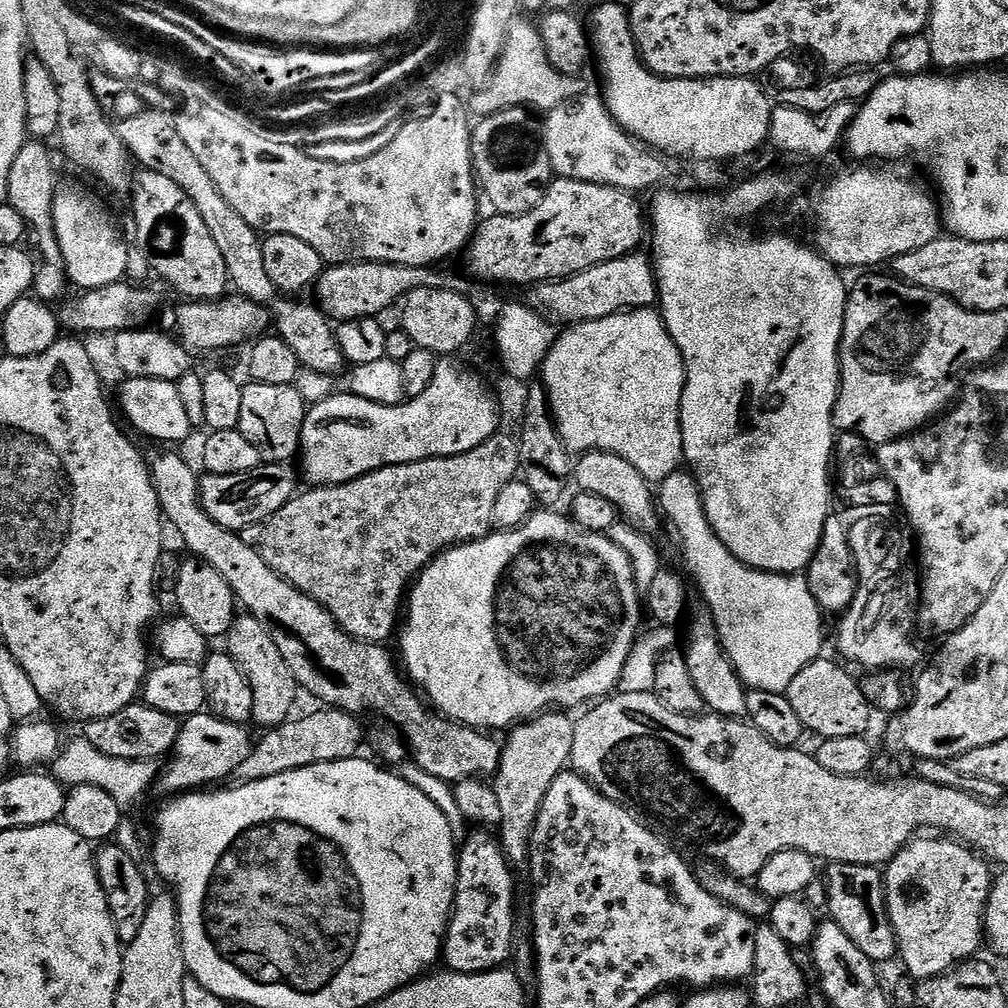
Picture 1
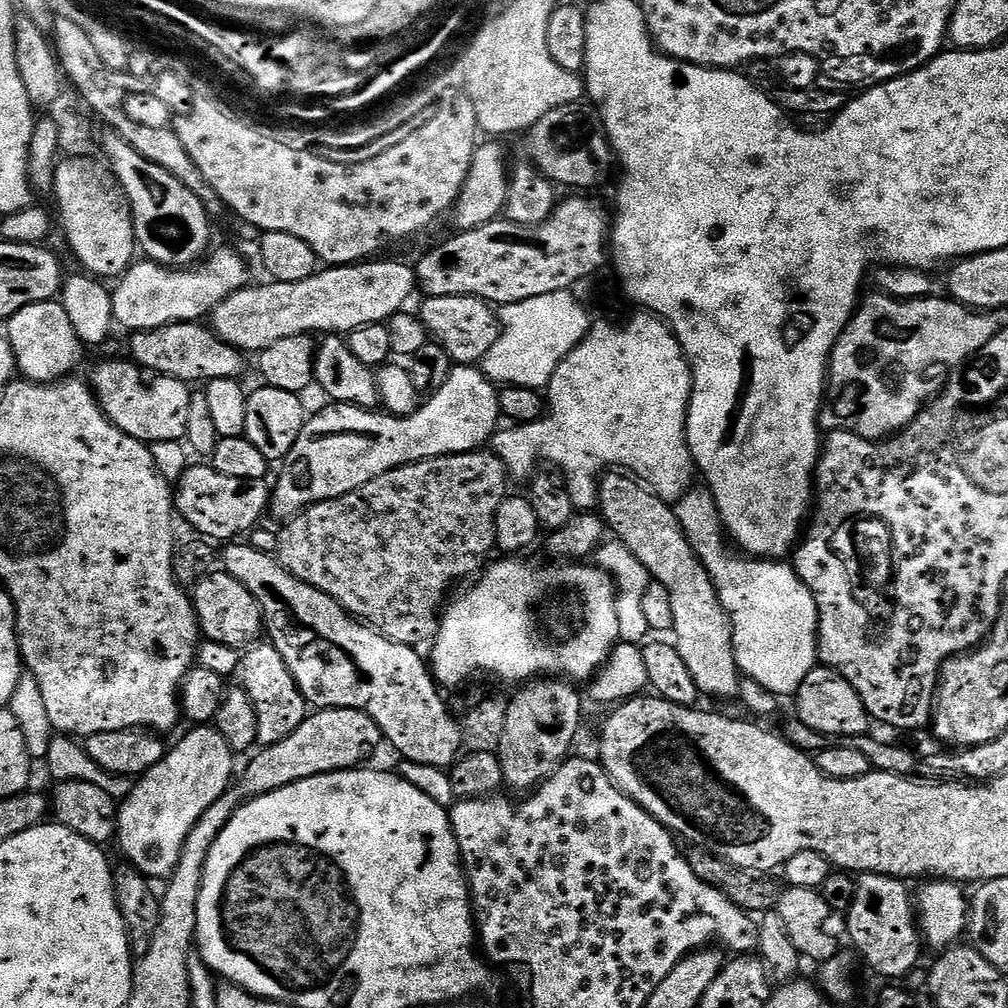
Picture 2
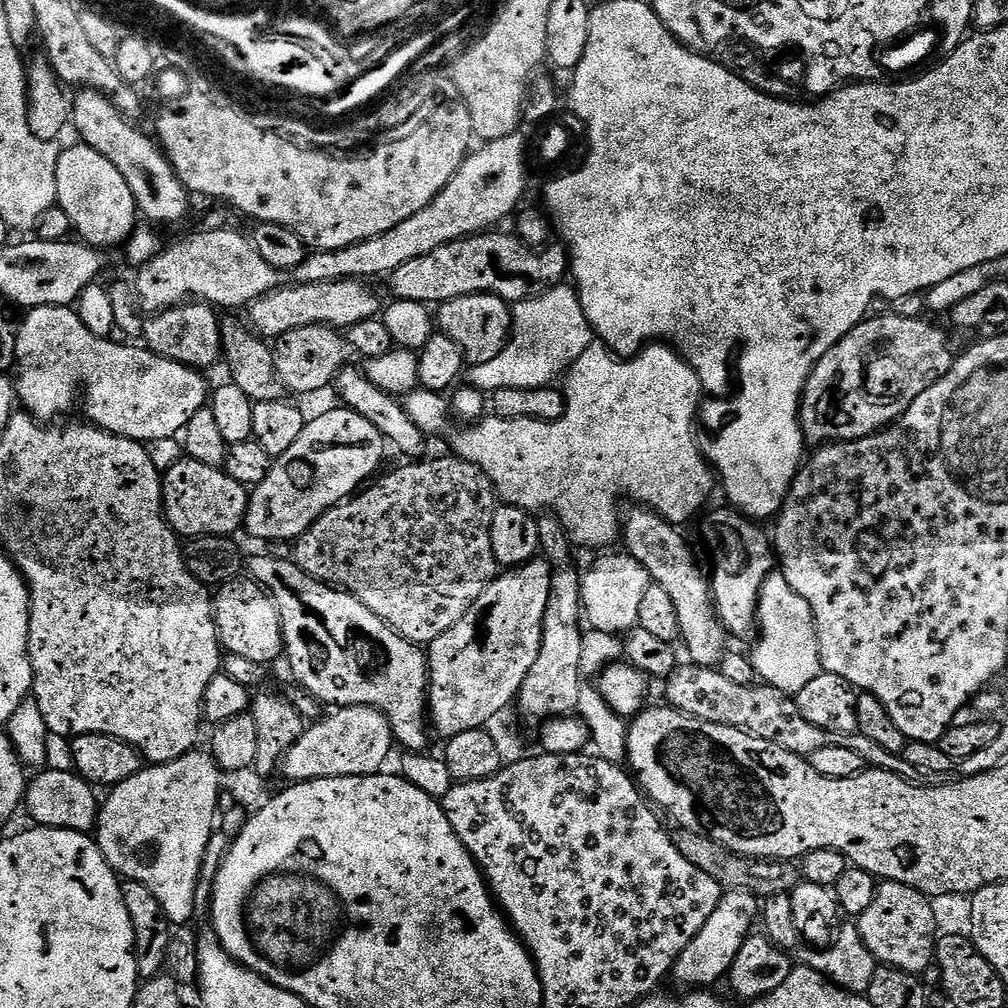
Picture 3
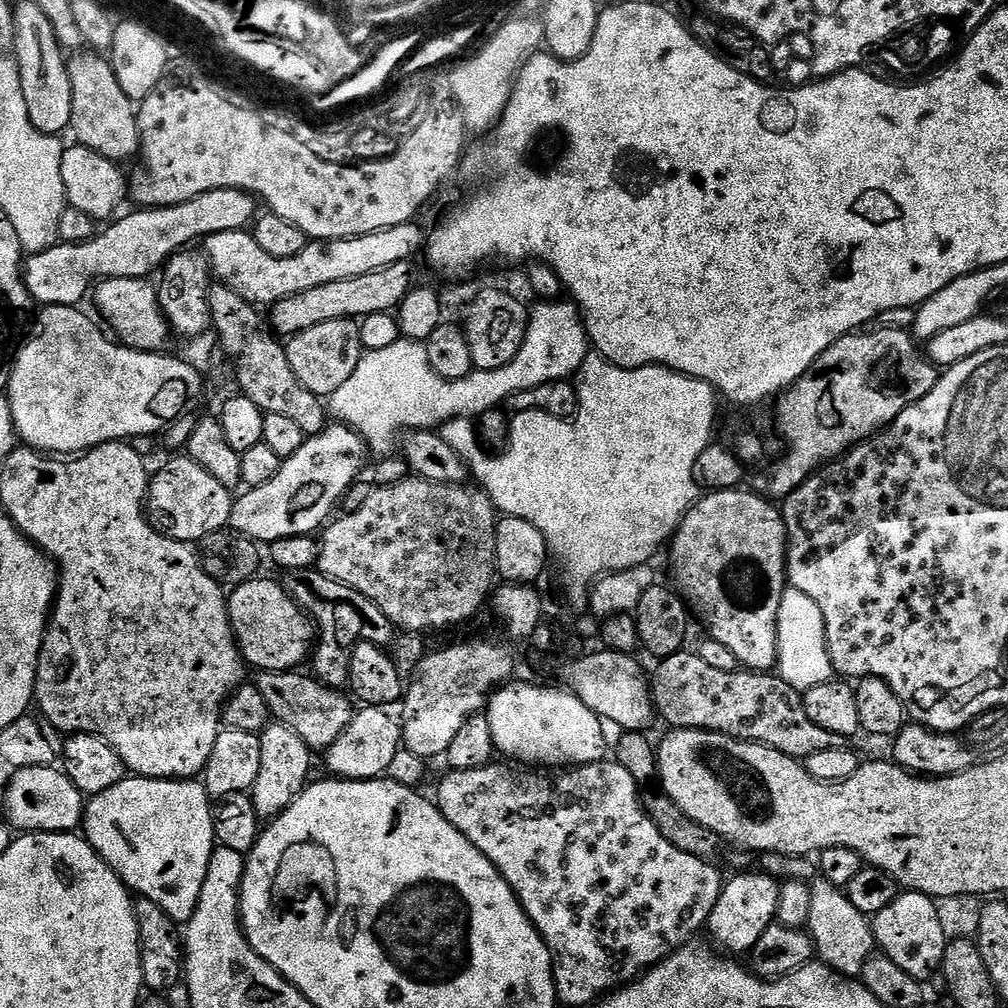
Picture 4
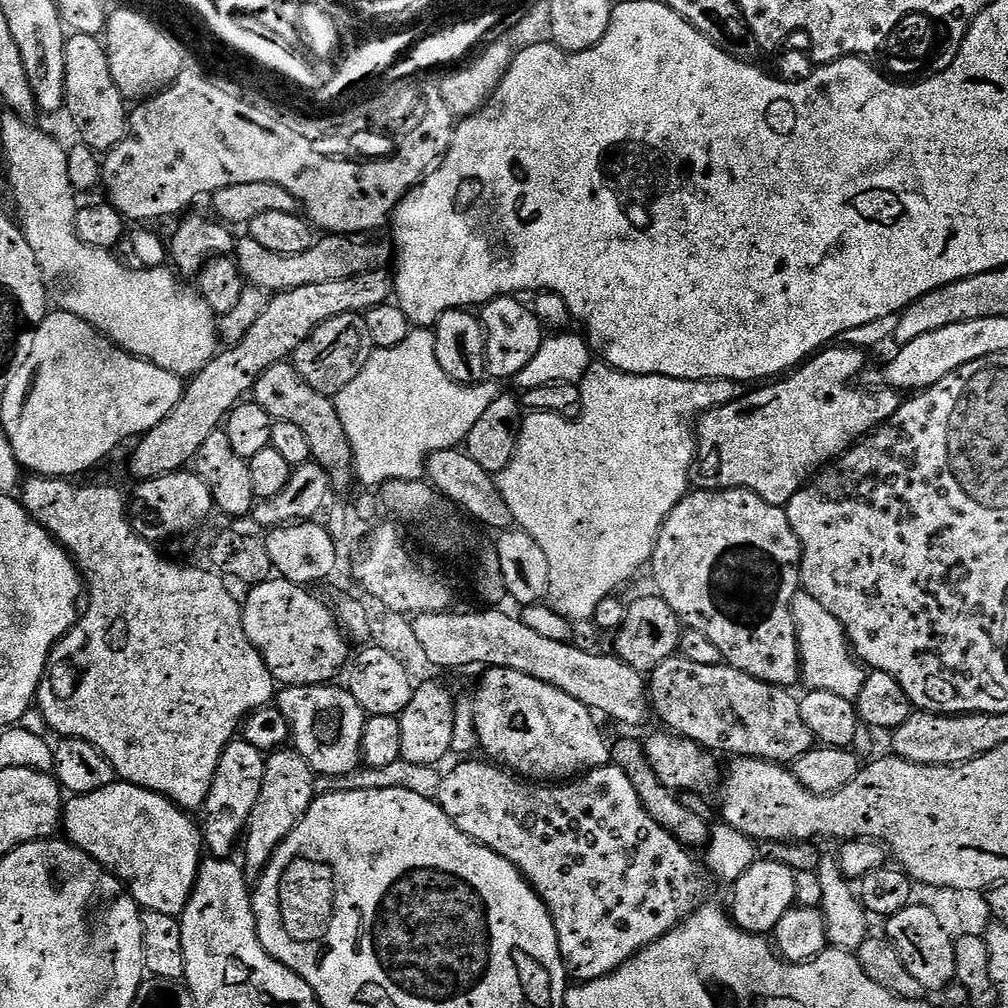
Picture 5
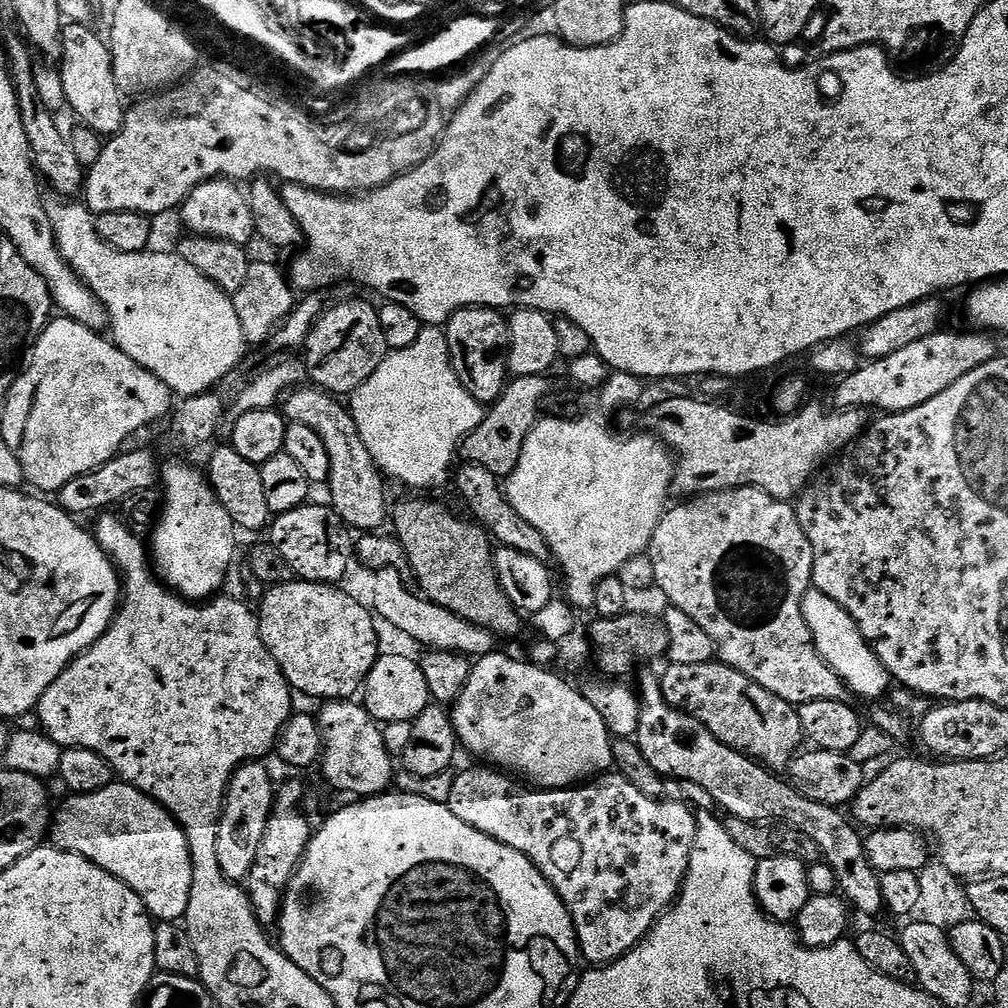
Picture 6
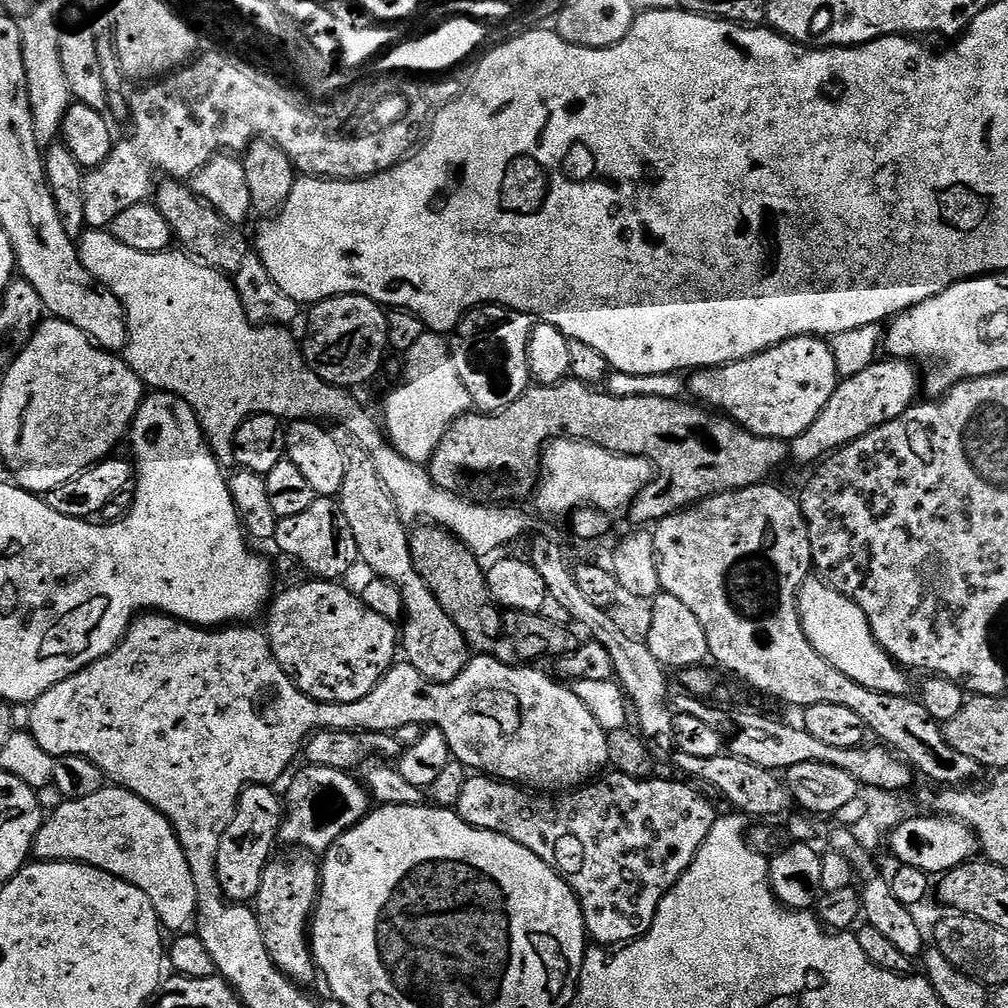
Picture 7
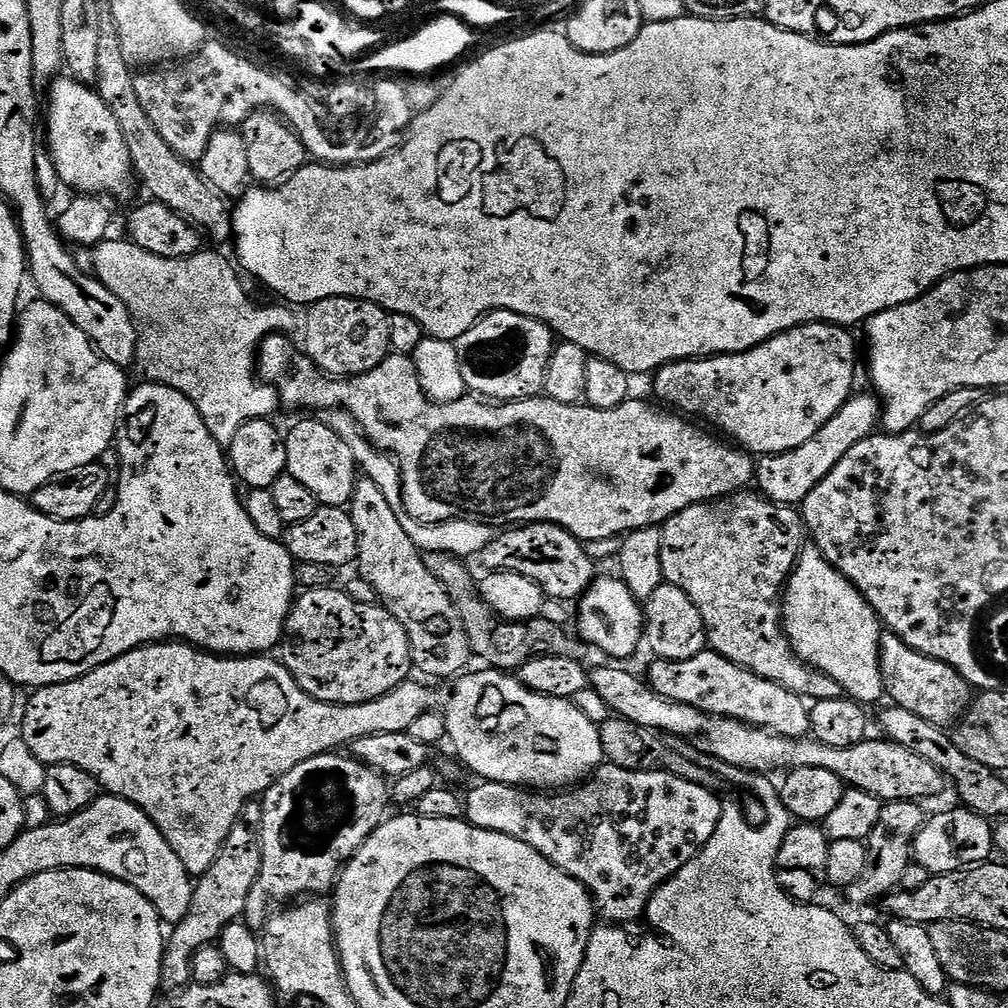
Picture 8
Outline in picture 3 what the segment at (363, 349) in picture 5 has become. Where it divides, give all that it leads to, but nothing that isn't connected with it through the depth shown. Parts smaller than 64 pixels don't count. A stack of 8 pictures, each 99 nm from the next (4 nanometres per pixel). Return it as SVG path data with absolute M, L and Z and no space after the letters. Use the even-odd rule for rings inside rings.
M311 324L275 337L272 357L276 376L291 392L320 392L331 385L349 363L350 349L347 339L327 324Z

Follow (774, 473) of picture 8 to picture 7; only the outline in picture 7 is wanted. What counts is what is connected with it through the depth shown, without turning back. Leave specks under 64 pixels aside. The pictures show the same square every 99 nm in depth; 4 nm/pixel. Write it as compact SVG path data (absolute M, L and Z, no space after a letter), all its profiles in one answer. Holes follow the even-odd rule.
M881 359L857 376L841 379L837 383L836 393L815 422L801 436L791 440L790 456L793 461L796 459L800 464L815 465L848 444L853 444L858 438L870 434L878 426L907 414L909 408L917 403L916 391L922 388L922 380L920 384L919 374L911 368L913 365L907 359L887 359Z

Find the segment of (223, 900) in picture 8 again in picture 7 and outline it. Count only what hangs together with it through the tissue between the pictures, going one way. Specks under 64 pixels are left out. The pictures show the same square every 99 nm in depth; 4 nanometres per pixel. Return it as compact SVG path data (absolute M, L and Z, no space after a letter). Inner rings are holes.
M252 784L243 788L240 797L236 799L236 813L226 834L222 834L216 859L216 877L225 901L255 901L262 886L262 874L273 859L272 851L275 850L276 844L278 845L280 822L286 811L281 797L280 800L276 797L276 790L266 784Z

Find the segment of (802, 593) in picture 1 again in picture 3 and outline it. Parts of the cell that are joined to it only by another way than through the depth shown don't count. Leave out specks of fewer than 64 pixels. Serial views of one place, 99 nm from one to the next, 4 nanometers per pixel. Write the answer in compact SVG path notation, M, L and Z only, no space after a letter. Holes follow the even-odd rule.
M778 570L766 578L766 582L760 591L760 607L758 609L758 636L760 641L756 644L756 649L750 652L750 659L756 668L756 675L763 683L770 685L789 694L795 694L806 686L806 682L814 682L814 678L820 675L820 651L816 641L816 627L810 606L806 598L802 598L794 590L790 590L790 582Z

